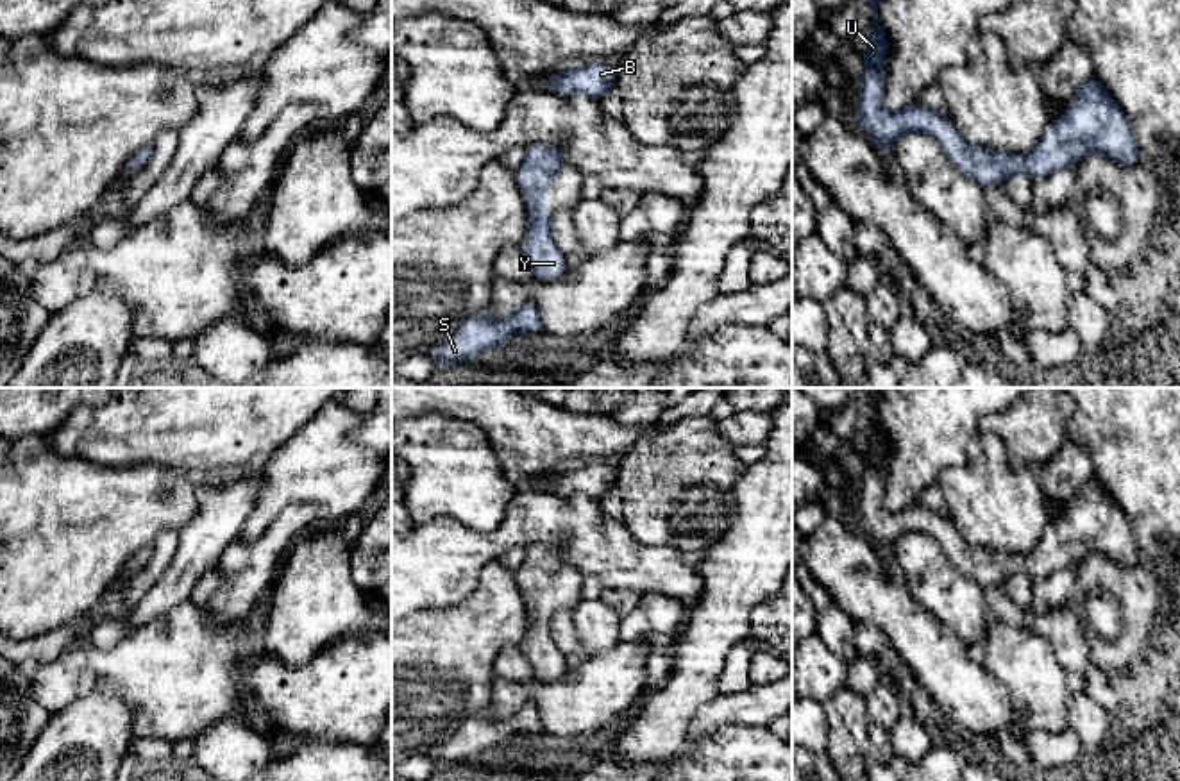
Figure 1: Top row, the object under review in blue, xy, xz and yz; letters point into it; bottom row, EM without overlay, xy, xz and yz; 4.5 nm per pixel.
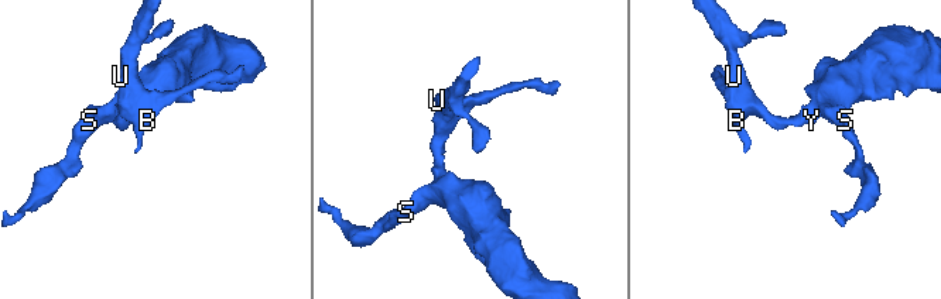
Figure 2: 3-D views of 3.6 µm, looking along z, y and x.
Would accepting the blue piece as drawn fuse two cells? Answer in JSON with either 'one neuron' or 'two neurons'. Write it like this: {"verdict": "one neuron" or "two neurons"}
{"verdict": "one neuron"}

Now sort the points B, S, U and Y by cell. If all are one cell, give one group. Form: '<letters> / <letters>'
B S U Y

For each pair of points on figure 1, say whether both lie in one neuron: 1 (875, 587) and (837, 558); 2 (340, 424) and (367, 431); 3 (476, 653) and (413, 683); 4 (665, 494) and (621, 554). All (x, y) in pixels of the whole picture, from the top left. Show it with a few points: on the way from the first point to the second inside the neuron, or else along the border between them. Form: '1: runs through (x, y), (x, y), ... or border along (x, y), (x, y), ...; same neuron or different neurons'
1: runs through (864, 581), (851, 576), (848, 569); same neuron
2: border along (347, 406), (360, 415), (353, 436), (372, 451); different neurons
3: runs through (460, 653), (449, 653), (429, 672); same neuron
4: border along (623, 520), (640, 542), (674, 547); different neurons

